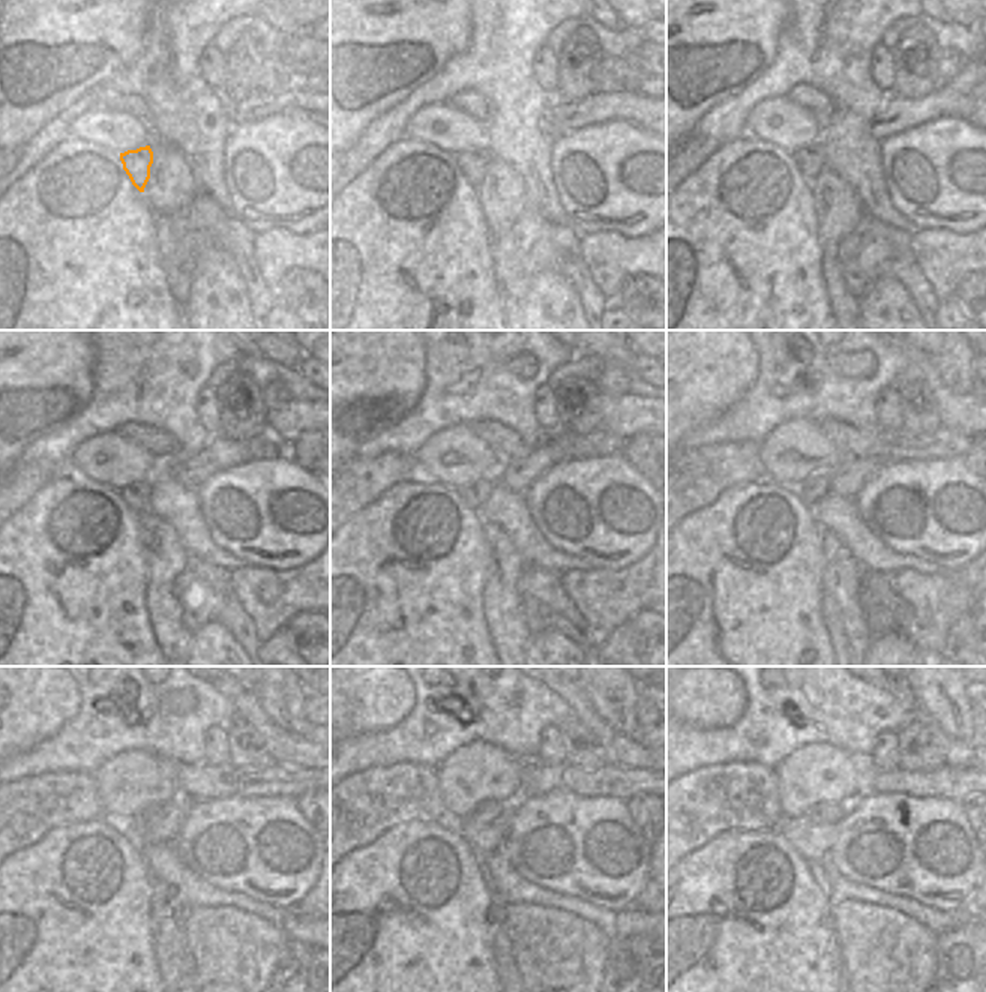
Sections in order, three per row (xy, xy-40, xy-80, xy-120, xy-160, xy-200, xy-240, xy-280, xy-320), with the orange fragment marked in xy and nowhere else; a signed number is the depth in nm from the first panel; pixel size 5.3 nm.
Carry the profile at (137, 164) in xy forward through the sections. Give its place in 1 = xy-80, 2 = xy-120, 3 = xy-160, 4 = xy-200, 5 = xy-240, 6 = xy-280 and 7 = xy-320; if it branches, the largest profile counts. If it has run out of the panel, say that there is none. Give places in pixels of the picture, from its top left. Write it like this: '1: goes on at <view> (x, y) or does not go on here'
1: goes on at xy-80 (809, 161)
2: goes on at xy-120 (137, 497)
3: goes on at xy-160 (474, 494)
4: goes on at xy-200 (814, 489)
5: goes on at xy-240 (135, 826)
6: goes on at xy-280 (486, 811)
7: goes on at xy-320 (820, 812)

